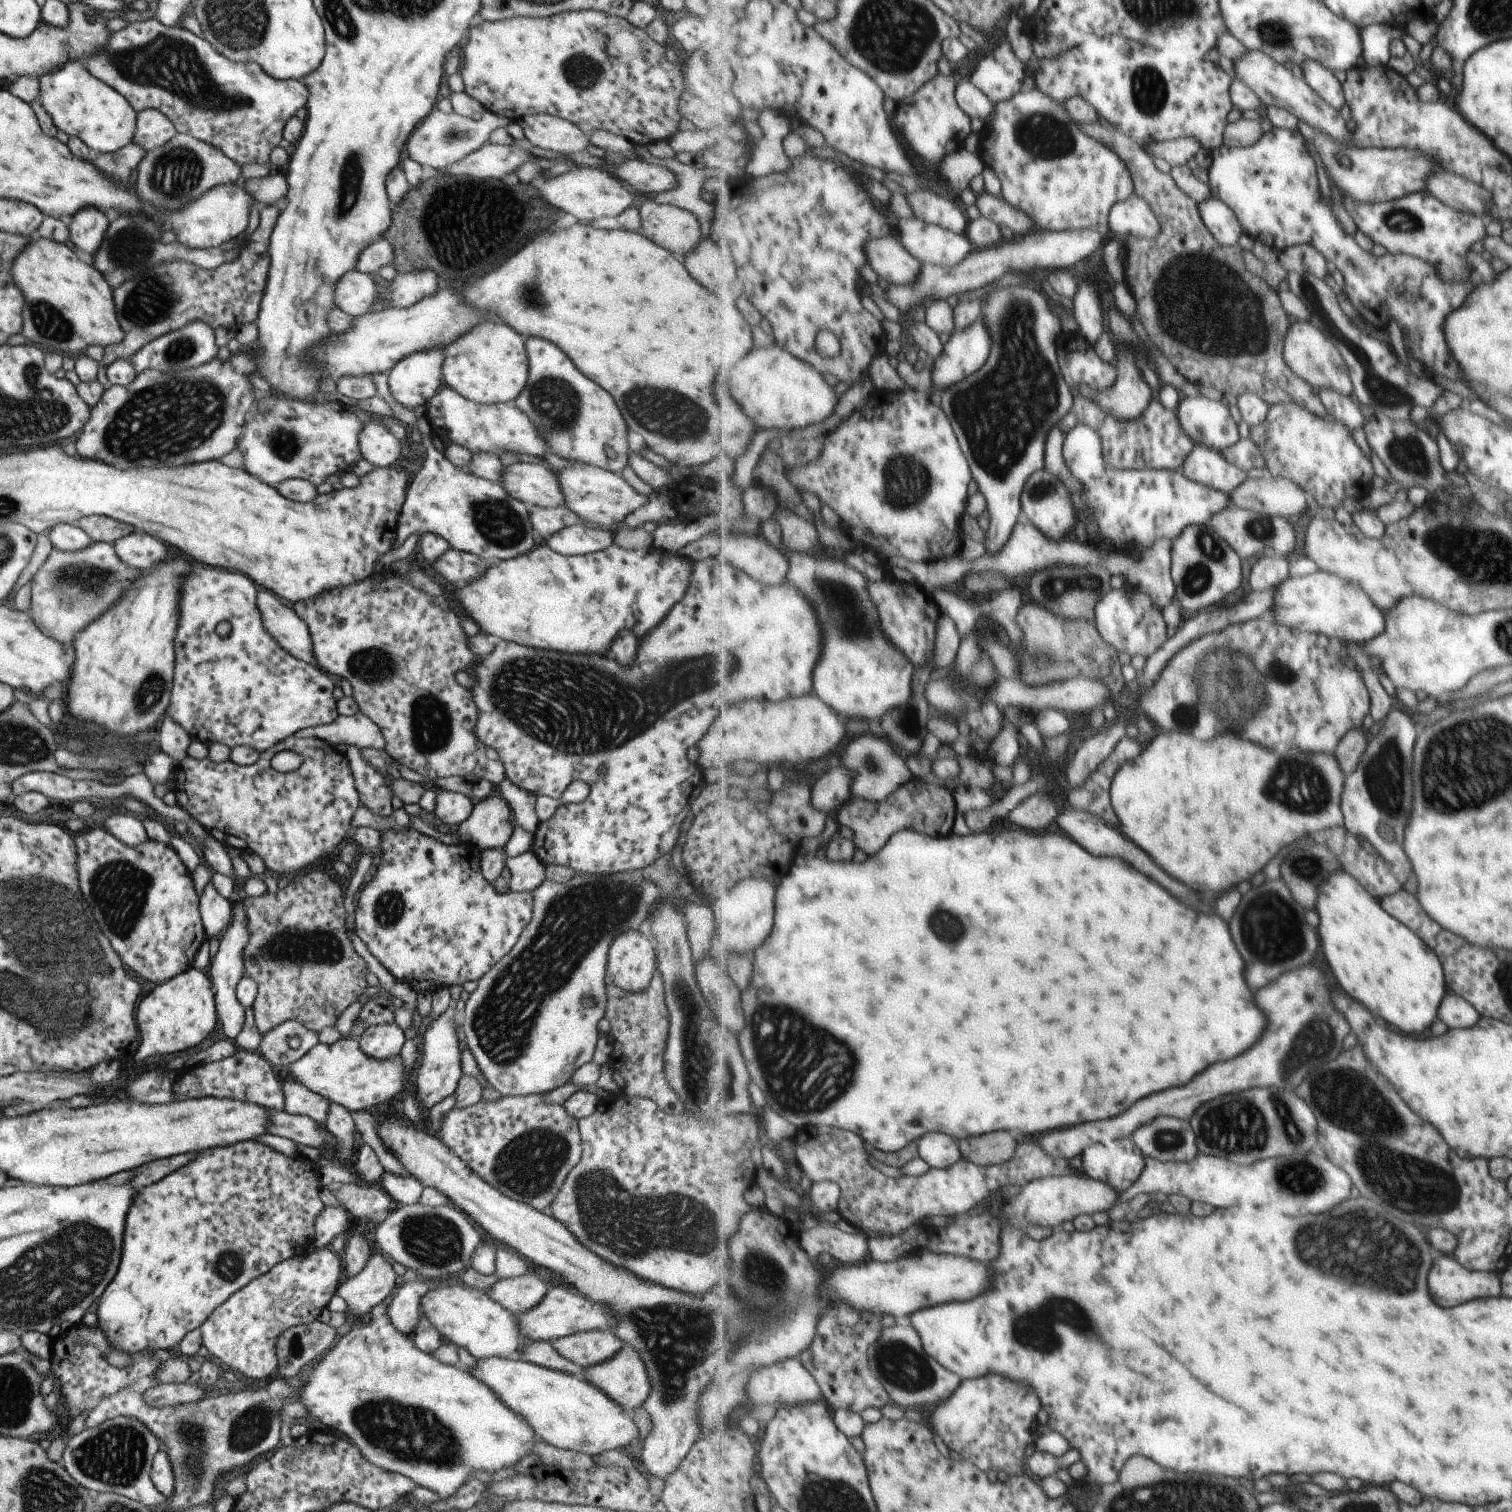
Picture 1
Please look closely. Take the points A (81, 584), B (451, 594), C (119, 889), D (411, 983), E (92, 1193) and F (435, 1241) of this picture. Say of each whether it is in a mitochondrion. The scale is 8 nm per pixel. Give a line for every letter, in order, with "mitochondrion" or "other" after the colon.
A: mitochondrion
B: other
C: mitochondrion
D: other
E: other
F: mitochondrion

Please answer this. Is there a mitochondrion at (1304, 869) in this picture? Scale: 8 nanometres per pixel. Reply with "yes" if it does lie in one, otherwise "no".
yes

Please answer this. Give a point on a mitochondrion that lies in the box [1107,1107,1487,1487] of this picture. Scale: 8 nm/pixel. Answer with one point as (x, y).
(1399, 1264)

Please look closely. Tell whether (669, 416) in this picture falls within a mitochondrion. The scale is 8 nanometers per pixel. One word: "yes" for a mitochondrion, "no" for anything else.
yes

